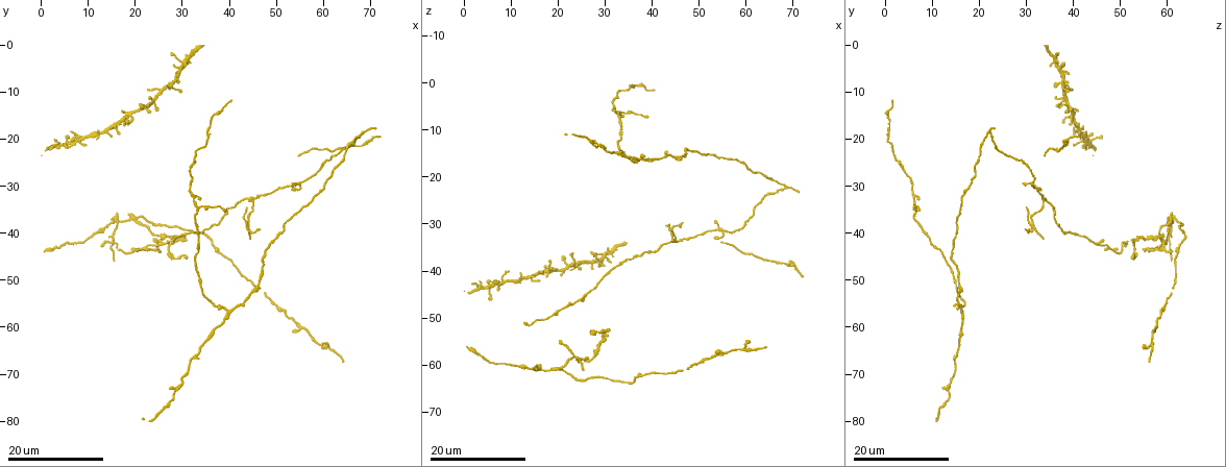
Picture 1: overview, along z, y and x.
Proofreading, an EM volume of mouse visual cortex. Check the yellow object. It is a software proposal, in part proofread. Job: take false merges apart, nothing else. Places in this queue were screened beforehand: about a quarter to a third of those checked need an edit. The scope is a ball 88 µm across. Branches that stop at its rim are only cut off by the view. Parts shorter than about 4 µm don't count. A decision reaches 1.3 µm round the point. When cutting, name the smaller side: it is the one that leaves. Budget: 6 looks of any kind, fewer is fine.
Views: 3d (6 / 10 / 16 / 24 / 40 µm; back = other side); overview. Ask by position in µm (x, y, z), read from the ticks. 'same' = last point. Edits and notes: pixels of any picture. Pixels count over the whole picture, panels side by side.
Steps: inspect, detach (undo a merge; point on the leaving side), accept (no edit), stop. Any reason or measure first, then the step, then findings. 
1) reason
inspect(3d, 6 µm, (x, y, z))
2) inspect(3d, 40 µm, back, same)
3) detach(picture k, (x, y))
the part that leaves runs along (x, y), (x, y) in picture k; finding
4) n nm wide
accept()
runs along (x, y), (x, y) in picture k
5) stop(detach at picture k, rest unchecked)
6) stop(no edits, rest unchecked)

a fork
inspect(3d, 24 µm, (40.0, 57.0, 16.5))

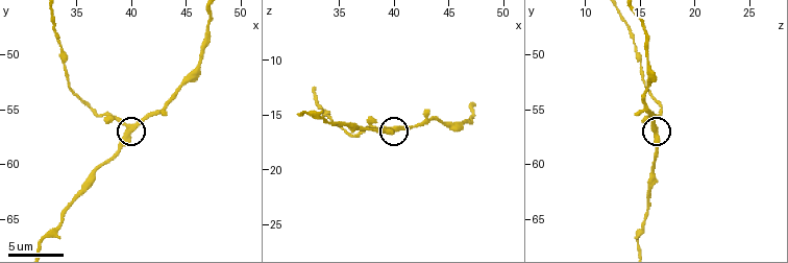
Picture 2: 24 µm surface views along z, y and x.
inspect(3d, 10 µm, (39.8, 57.0, 16.4))

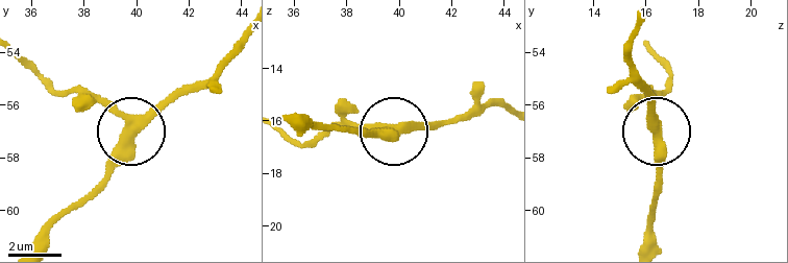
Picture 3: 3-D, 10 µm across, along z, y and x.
accept()
runs along (242, 43), (208, 76), (148, 110), (121, 157), (76, 201) in picture 3; all the same neuron

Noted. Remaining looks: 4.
four arms meet
inspect(3d, 16 µm, (20.5, 37.0, 61.0))

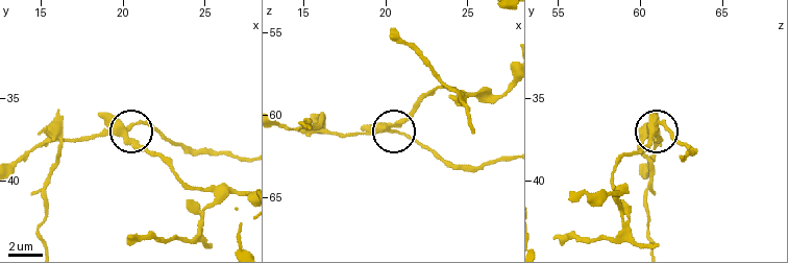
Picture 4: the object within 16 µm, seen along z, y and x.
inspect(3d, 6 µm, (20.0, 36.9, 60.8))

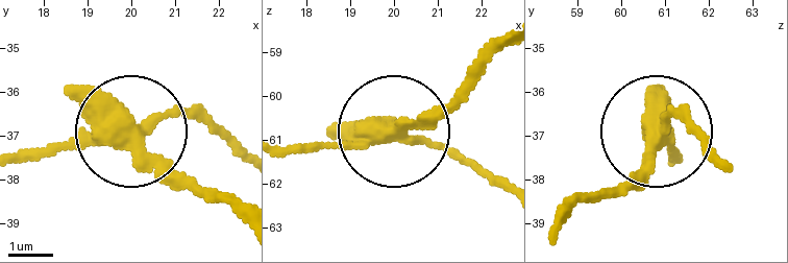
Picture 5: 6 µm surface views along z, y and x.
4 arms
detach(picture 5, (65, 88))
the part that leaves runs along (122, 135), (242, 214) in picture 5; a second neuron is stuck on

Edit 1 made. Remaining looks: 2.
stop(detach at picture 5, rest unchecked)

